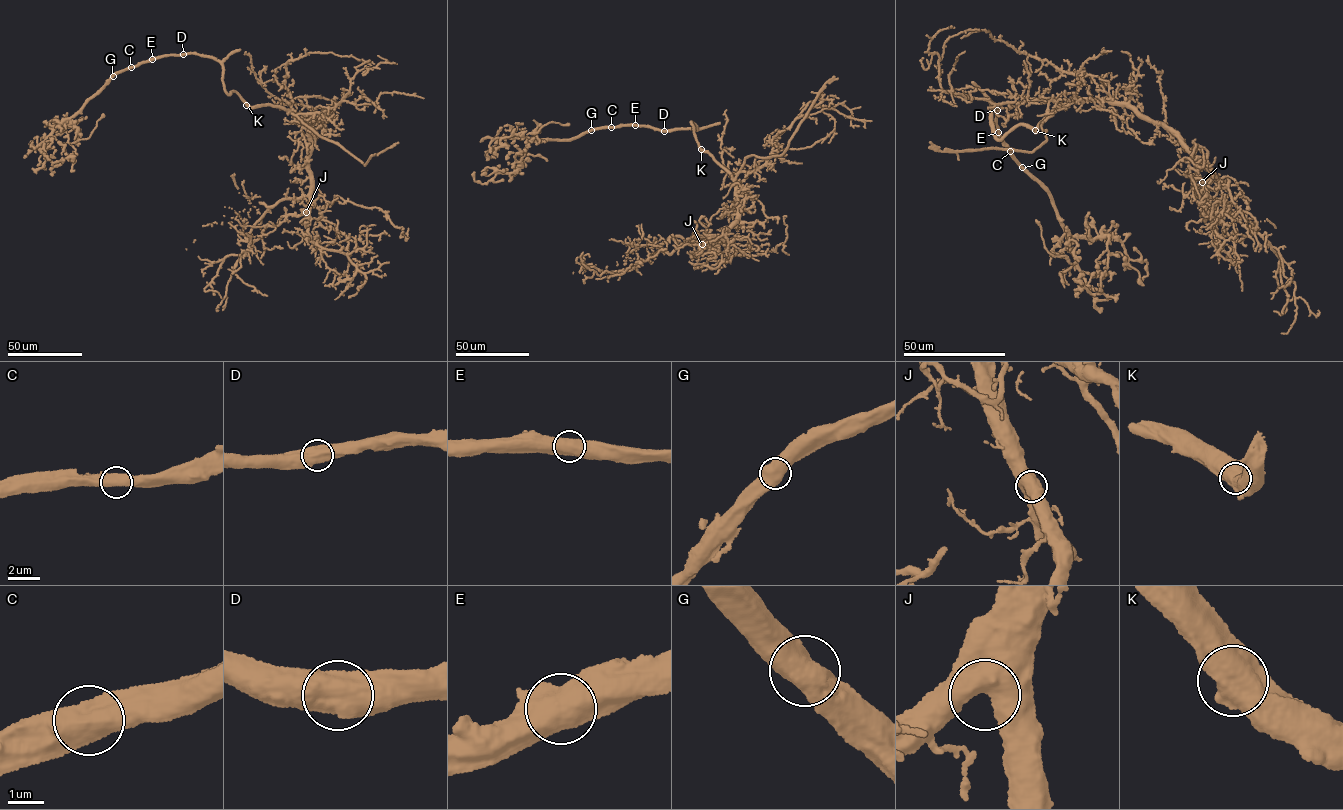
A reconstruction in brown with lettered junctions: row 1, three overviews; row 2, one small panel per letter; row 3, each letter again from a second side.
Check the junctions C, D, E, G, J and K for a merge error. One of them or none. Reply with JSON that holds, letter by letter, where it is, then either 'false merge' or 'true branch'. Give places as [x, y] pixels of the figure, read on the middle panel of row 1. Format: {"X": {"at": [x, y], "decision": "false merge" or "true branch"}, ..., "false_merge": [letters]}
{"C": {"at": [611, 127], "decision": "true branch"}, "D": {"at": [664, 131], "decision": "true branch"}, "E": {"at": [635, 125], "decision": "true branch"}, "G": {"at": [591, 130], "decision": "true branch"}, "J": {"at": [702, 244], "decision": "true branch"}, "K": {"at": [701, 149], "decision": "true branch"}, "false_merge": []}

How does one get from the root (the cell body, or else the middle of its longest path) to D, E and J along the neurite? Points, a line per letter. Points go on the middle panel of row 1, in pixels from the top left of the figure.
D: (713, 158), (700, 147), (691, 122), (696, 129), (664, 131)
E: (713, 158), (700, 147), (691, 122), (696, 129), (661, 131), (635, 125)
J: (713, 158), (730, 174), (736, 188), (738, 212), (735, 221), (719, 242), (702, 244)

